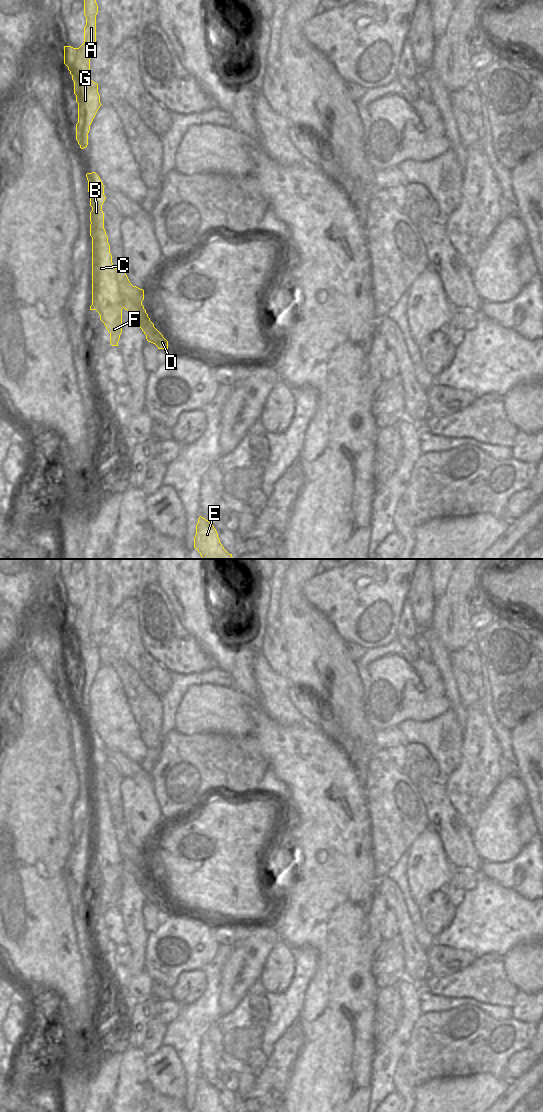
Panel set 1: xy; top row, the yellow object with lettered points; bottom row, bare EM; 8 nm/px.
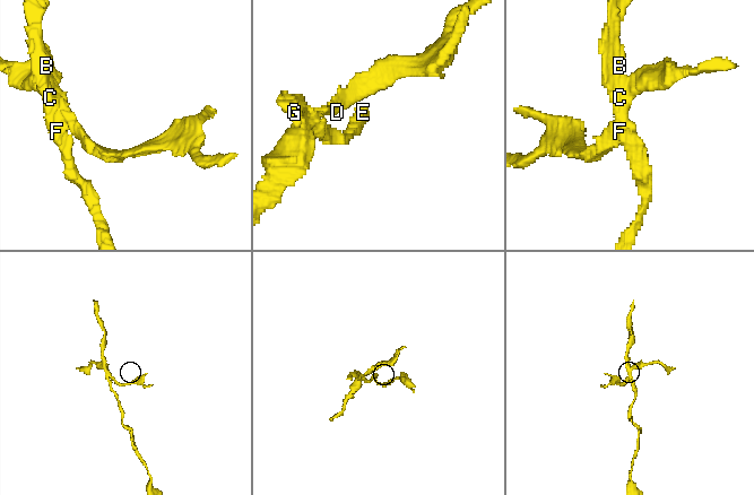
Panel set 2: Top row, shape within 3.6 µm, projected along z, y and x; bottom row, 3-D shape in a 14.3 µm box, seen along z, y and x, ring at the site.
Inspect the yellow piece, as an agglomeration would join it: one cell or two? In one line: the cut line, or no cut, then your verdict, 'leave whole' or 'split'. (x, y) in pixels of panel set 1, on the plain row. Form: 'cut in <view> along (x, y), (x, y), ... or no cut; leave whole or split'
cut in xy along (115, 828), (115, 838), (124, 867); split

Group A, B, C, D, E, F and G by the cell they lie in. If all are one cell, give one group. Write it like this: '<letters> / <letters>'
A B C E F G / D

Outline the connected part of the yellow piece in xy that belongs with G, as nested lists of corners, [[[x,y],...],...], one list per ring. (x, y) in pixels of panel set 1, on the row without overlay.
[[[84,559],[84,603],[79,608],[64,606],[64,624],[68,627],[74,641],[74,654],[78,663],[78,683],[76,700],[81,709],[88,705],[90,685],[102,665],[98,644],[90,639],[90,619],[96,605],[96,559]]]

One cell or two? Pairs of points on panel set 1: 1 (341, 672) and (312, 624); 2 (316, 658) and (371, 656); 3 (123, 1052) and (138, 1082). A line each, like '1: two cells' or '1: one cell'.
1: one cell
2: two cells
3: one cell

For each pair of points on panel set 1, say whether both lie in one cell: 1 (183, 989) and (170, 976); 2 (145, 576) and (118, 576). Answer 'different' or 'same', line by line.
1: different
2: same

